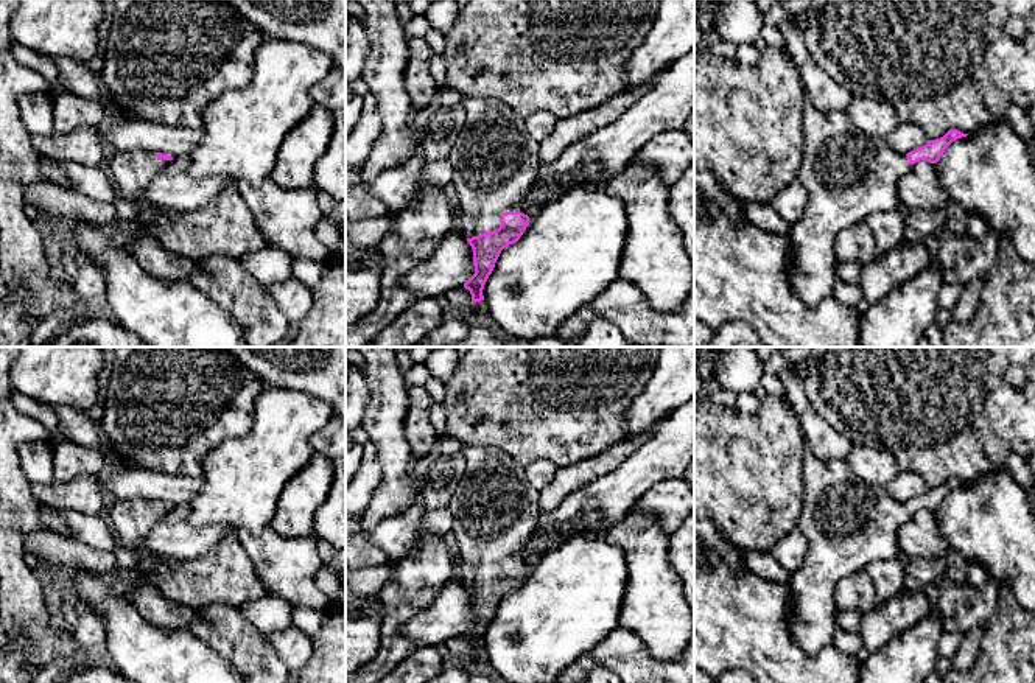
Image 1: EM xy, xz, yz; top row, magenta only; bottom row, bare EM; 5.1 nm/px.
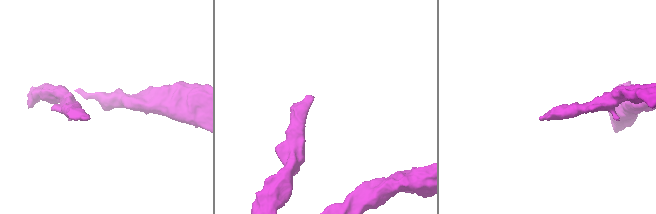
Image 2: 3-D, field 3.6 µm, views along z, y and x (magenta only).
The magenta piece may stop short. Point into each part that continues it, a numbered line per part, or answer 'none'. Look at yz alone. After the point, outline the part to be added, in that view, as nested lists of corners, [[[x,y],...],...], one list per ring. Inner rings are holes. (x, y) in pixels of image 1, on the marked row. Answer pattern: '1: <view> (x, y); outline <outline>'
1: yz (847, 176); outline [[[808,93],[805,96],[803,107],[803,135],[805,149],[803,159],[798,166],[797,180],[806,191],[806,207],[800,219],[791,224],[791,255],[788,261],[789,282],[792,292],[806,305],[816,305],[822,299],[833,296],[836,285],[836,238],[840,232],[864,222],[872,213],[896,210],[898,199],[898,180],[906,174],[912,163],[906,154],[895,152],[886,138],[870,138],[859,132],[845,110],[820,112],[811,103]]]

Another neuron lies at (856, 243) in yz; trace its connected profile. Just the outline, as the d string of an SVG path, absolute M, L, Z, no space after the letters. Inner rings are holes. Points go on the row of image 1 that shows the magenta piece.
M865 222L845 229L836 238L836 260L839 263L858 261L867 264L879 255L875 235Z

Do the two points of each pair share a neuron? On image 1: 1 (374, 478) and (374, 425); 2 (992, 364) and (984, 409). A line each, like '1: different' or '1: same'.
1: different
2: same

